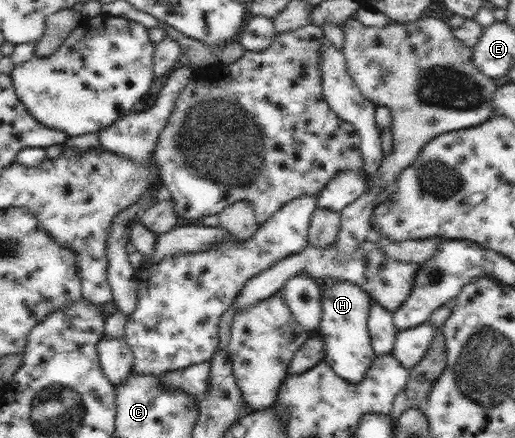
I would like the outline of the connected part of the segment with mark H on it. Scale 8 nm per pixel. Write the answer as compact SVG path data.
M333 280L323 283L321 302L322 318L319 328L325 344L323 361L327 362L340 378L356 384L364 378L376 356L367 327L368 314L372 306L371 296L353 283Z

